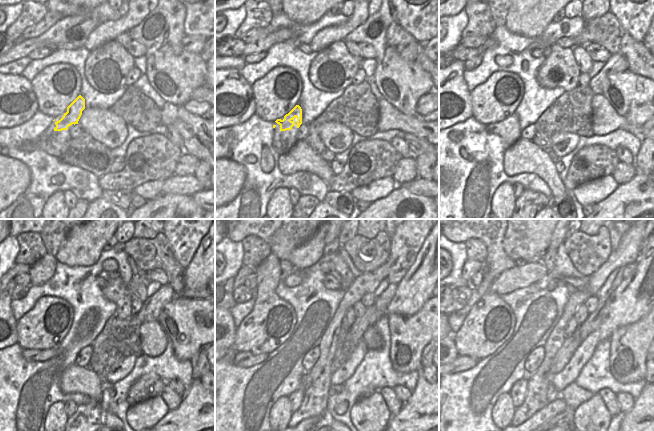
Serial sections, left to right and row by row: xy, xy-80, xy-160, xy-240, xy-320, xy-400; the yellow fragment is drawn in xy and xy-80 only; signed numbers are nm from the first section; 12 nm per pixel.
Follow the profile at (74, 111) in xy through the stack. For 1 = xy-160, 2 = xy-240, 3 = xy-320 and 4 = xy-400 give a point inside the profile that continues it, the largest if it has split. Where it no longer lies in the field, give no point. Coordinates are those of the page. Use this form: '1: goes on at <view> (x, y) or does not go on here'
1: goes on at xy-160 (509, 123)
2: goes on at xy-240 (31, 355)
3: goes on at xy-320 (242, 359)
4: goes on at xy-400 (462, 363)

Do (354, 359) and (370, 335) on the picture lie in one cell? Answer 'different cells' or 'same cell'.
different cells

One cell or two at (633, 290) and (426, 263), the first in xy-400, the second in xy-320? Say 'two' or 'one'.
one

